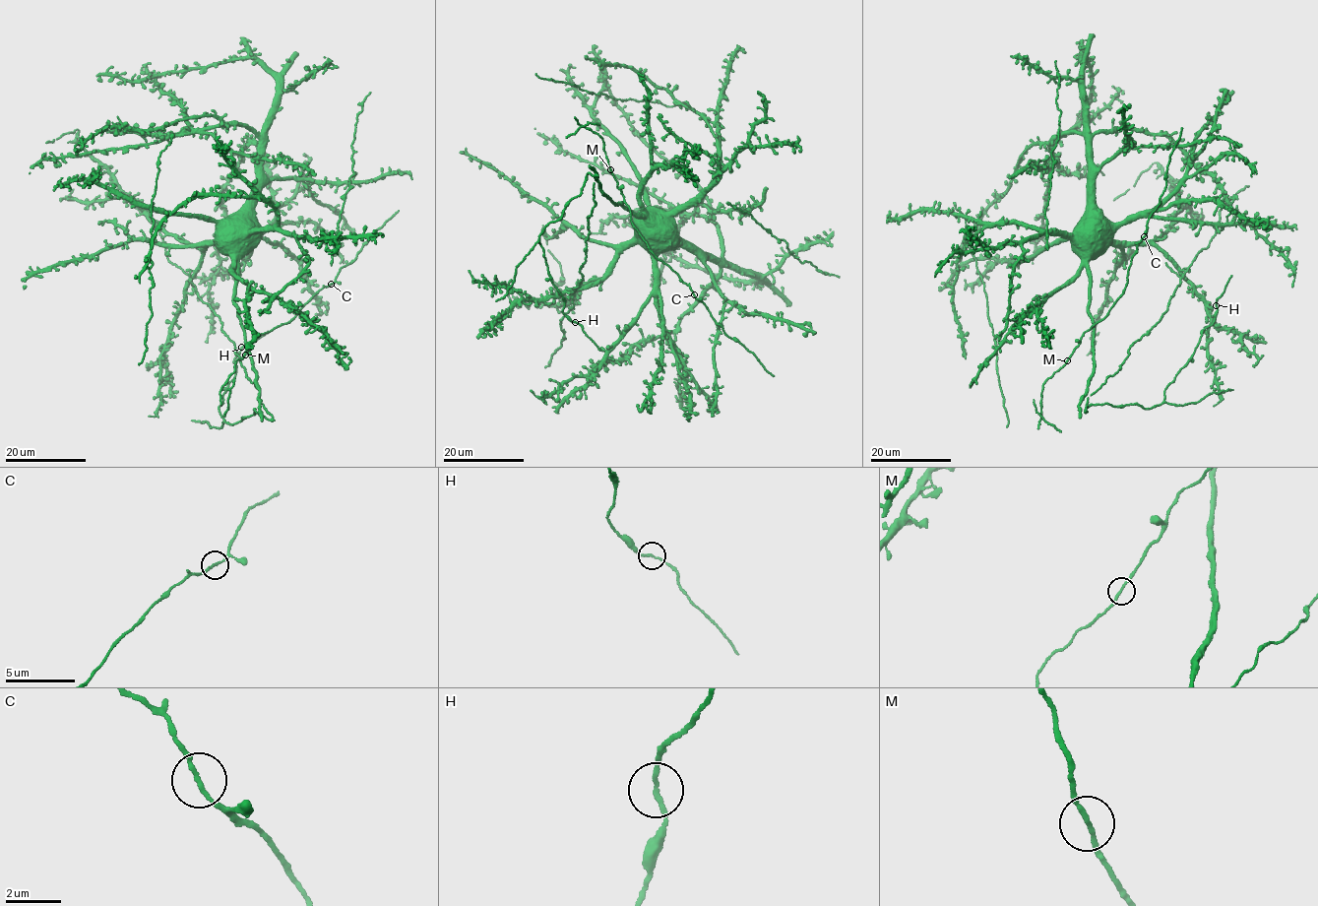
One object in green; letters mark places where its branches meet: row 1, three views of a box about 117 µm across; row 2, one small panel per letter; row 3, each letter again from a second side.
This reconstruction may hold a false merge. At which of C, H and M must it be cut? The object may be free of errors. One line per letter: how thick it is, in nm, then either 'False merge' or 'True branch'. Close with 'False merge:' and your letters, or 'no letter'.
C: Thickness 150 nm. True branch
H: Thickness 160 nm. True branch
M: Thickness 170 nm. True branch
False merge: no letter

